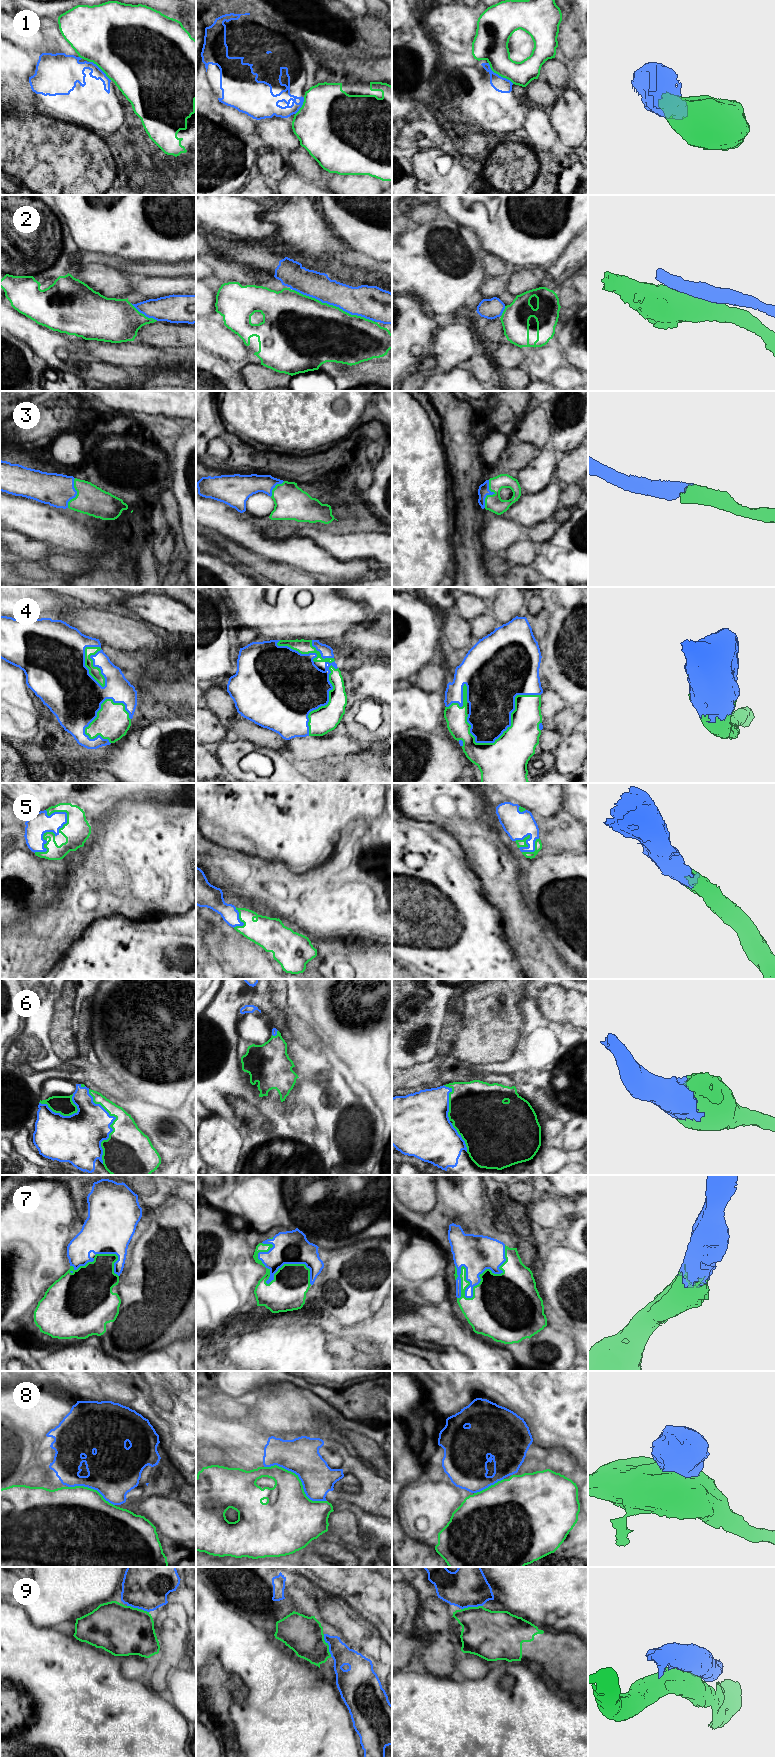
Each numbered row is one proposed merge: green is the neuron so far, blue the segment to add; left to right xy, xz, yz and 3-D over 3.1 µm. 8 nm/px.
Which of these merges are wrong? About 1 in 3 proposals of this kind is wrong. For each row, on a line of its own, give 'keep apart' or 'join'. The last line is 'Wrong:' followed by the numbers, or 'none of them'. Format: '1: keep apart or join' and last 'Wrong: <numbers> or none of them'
1: keep apart
2: keep apart
3: join
4: join
5: join
6: join
7: join
8: keep apart
9: keep apart
Wrong: 1, 2, 8, 9

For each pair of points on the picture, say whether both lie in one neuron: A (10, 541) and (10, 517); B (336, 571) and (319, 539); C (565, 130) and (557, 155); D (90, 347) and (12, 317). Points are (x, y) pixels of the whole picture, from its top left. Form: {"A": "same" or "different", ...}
{"A": "different", "B": "different", "C": "different", "D": "different"}

